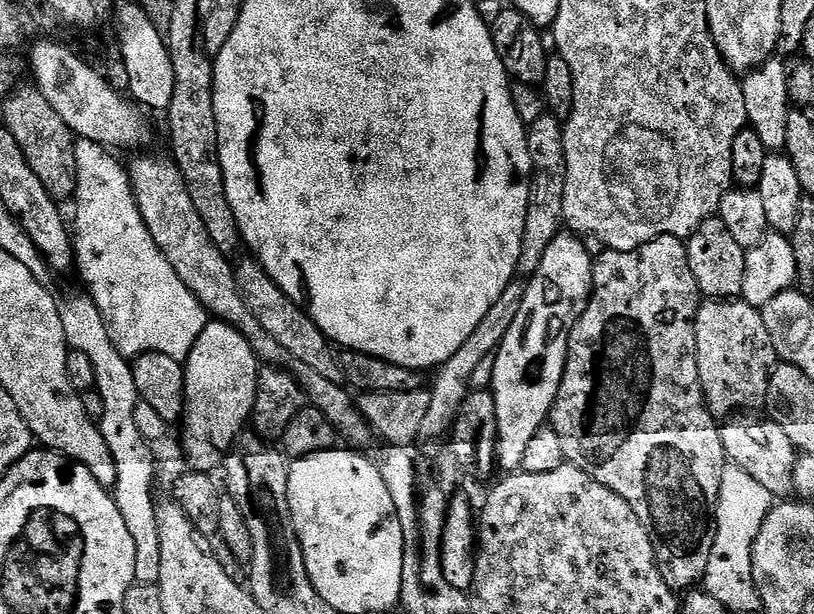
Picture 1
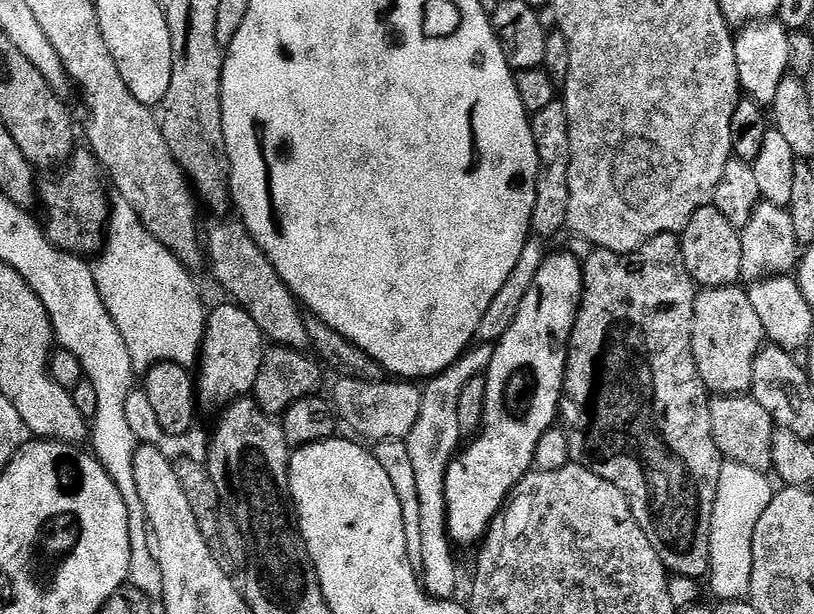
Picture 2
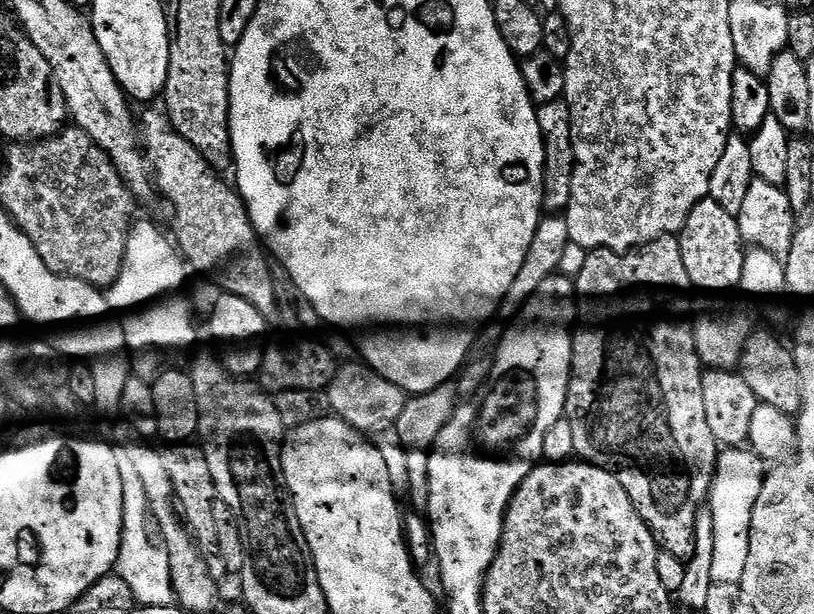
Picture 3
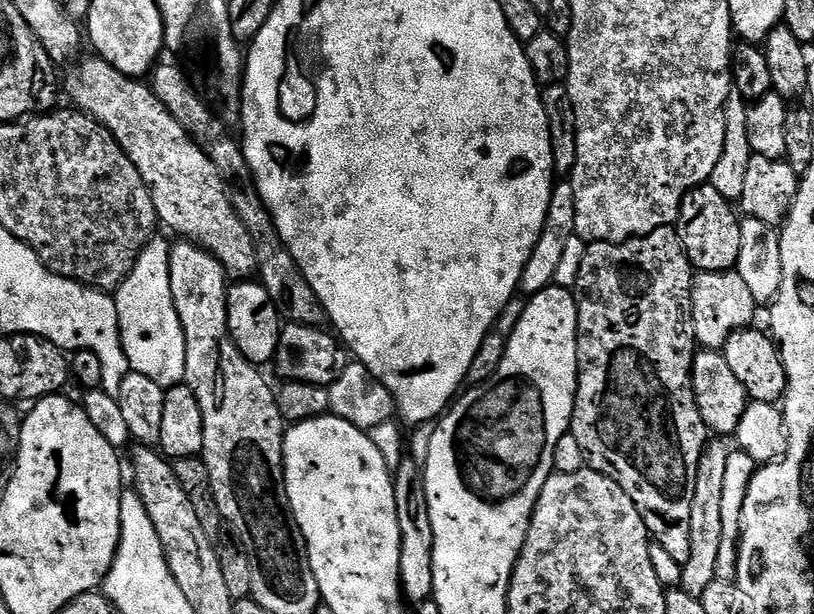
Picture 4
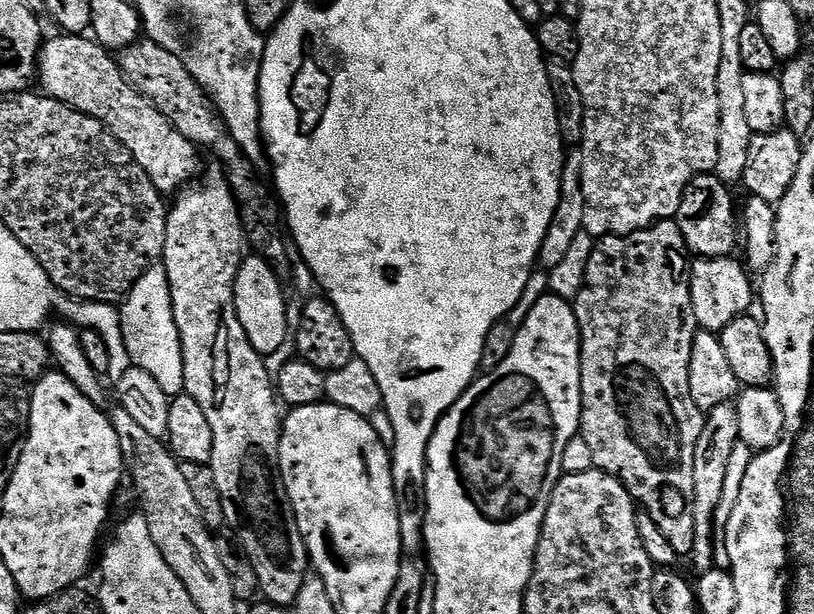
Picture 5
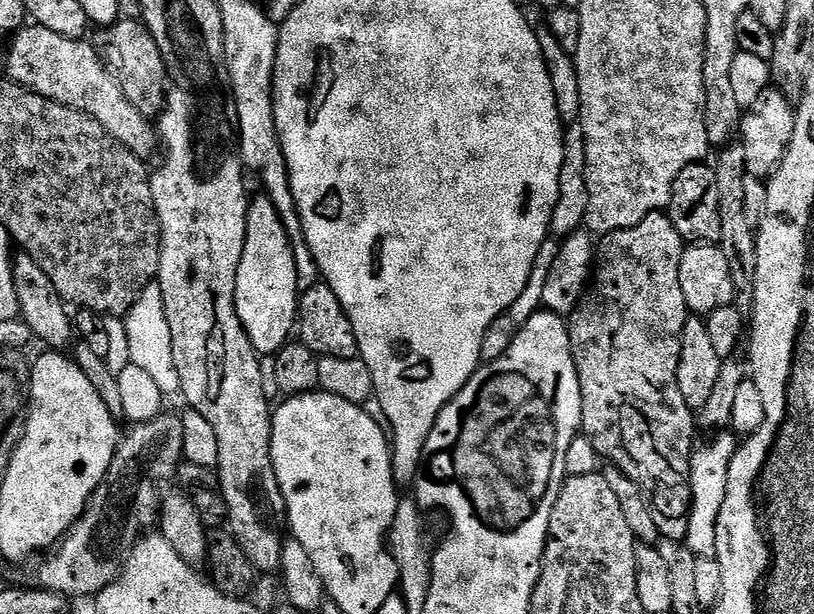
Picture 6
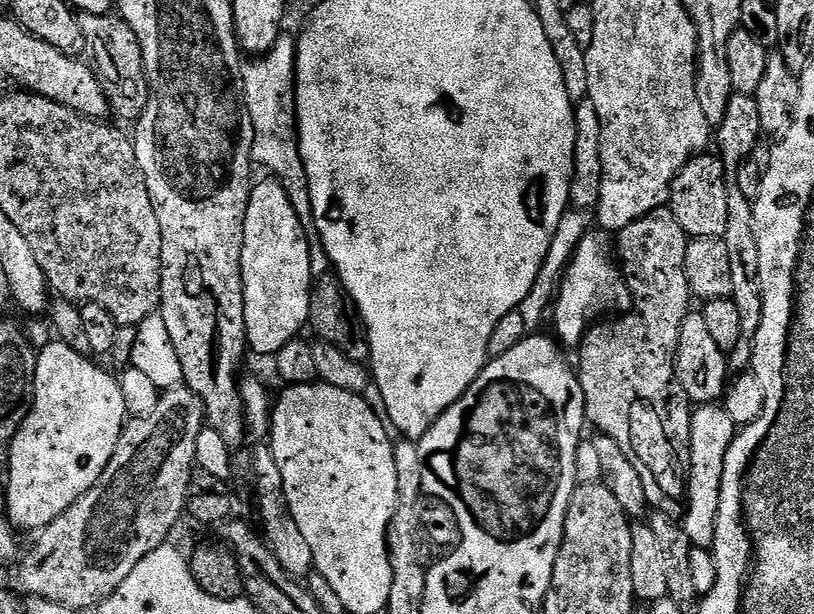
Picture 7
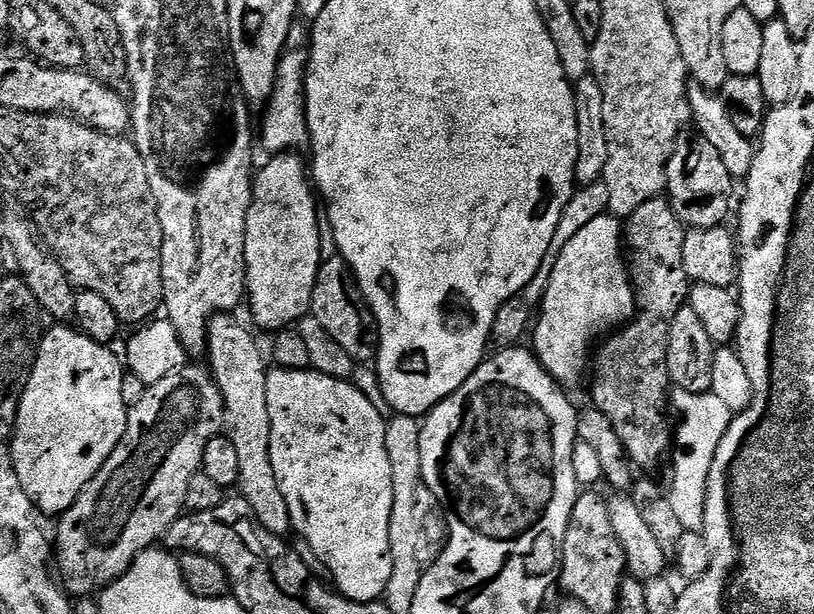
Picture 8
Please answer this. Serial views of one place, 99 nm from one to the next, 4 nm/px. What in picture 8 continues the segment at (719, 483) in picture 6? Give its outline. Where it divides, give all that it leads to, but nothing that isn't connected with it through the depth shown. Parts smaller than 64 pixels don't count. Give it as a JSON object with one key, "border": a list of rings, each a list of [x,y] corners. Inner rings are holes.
{"border":[[[676,390],[671,393],[670,404],[678,417],[678,423],[674,428],[674,451],[670,456],[670,461],[672,460],[670,497],[684,531],[703,532],[706,514],[706,482],[710,478],[710,466],[714,462],[714,454],[718,454],[718,446],[726,430],[732,425],[734,413],[712,392]]]}

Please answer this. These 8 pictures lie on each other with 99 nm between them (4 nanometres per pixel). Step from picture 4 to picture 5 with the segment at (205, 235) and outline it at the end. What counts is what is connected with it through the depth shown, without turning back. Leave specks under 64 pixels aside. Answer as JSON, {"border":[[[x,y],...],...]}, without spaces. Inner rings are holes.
{"border":[[[56,34],[53,40],[45,39],[38,53],[38,84],[39,80],[43,95],[61,100],[102,122],[110,135],[131,154],[133,162],[144,171],[144,177],[157,193],[175,193],[195,170],[196,146],[182,138],[157,108],[134,91],[120,72],[119,63],[95,39],[84,34]]]}

